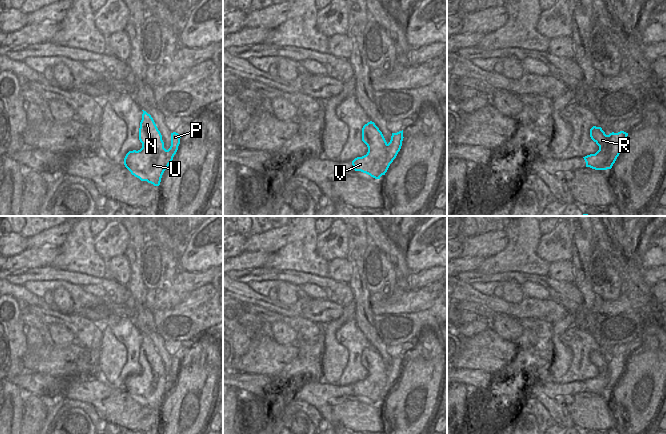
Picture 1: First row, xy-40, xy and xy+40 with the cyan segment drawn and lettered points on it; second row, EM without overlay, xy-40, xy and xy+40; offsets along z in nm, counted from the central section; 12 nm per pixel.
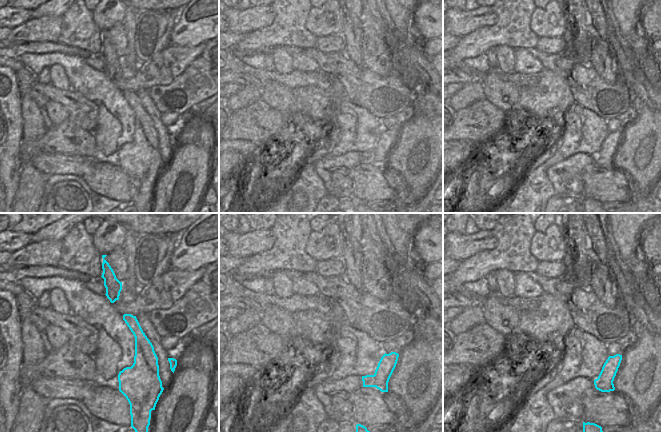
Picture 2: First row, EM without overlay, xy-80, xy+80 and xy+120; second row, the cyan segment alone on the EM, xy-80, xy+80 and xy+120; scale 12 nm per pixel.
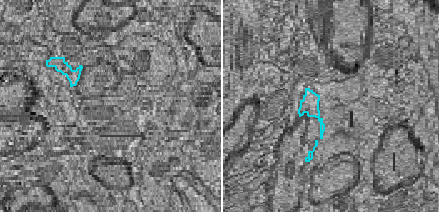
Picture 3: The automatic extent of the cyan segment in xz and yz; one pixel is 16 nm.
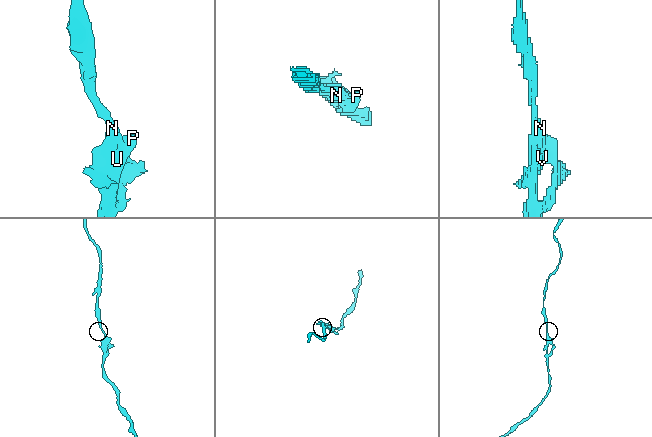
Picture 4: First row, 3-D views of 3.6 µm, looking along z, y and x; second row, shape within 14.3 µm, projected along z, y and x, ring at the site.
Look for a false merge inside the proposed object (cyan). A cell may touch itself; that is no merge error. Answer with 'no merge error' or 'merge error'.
merge error

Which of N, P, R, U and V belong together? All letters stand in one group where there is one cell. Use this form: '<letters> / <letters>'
N R U V / P

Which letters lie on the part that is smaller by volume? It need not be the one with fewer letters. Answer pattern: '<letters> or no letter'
P

